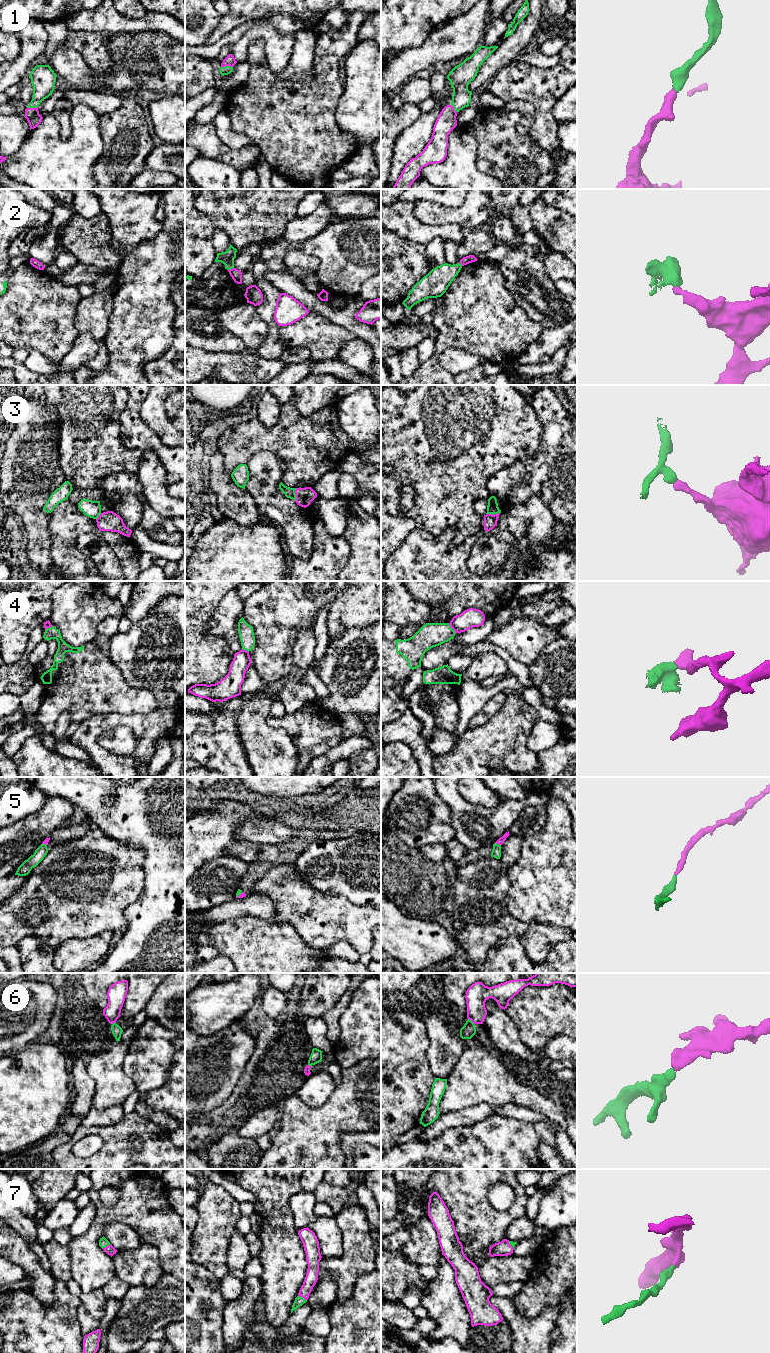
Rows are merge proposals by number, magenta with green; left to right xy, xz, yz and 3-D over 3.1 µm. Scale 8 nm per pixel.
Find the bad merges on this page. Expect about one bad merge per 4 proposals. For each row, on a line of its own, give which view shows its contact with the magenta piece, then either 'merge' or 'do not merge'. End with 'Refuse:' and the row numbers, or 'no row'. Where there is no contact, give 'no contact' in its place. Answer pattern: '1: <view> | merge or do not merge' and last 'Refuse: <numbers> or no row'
1: xz | merge
2: xz | do not merge
3: yz | do not merge
4: yz | do not merge
5: yz | merge
6: yz | merge
7: xz | merge
Refuse: 2, 3, 4

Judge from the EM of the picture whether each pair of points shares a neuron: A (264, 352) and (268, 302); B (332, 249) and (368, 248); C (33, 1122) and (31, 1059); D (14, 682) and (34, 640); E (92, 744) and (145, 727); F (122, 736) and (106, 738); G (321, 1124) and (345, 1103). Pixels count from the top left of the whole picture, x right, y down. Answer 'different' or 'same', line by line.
A: same
B: same
C: same
D: same
E: same
F: same
G: same

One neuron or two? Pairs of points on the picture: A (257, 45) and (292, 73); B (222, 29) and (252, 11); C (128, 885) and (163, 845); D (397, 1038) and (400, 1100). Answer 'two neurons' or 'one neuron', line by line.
A: two neurons
B: one neuron
C: two neurons
D: one neuron

